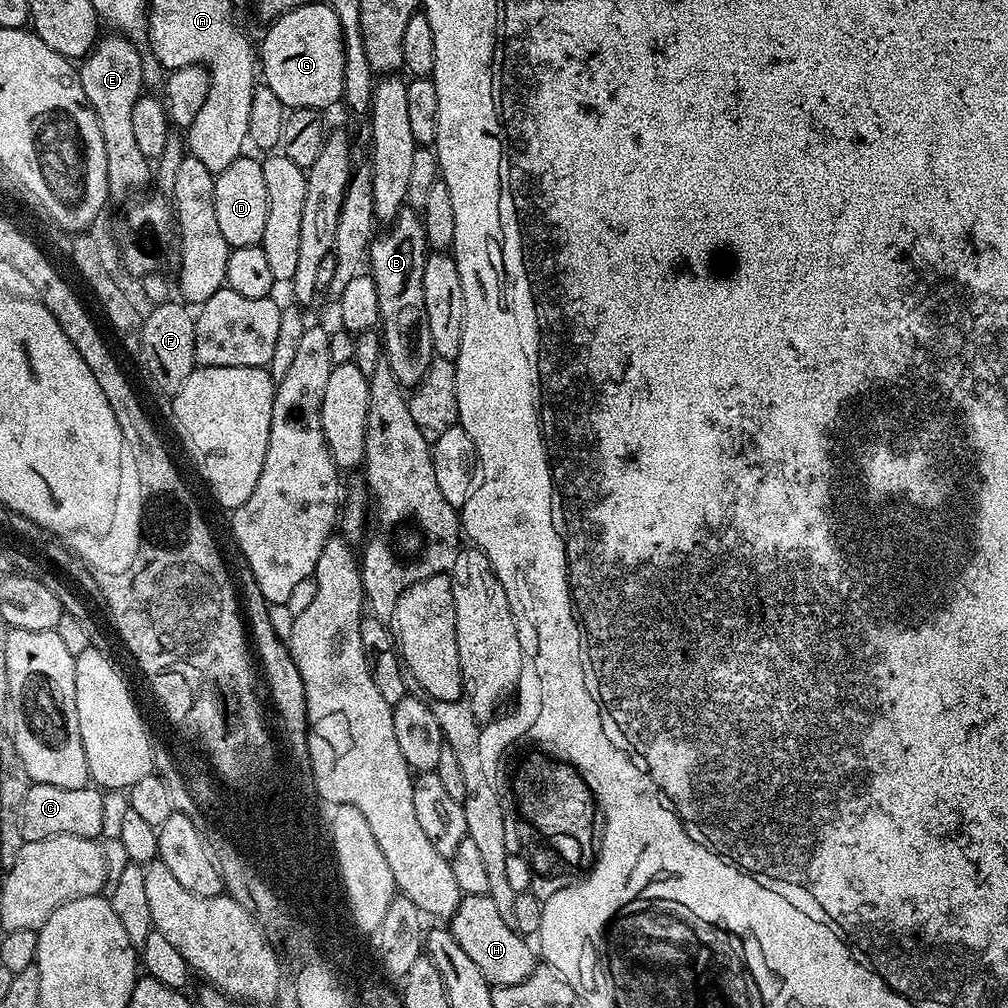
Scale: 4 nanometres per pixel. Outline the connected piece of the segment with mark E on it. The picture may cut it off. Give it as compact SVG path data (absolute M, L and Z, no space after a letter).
M119 34L101 35L92 47L92 51L79 61L78 71L82 90L86 90L88 104L102 126L102 142L106 142L106 170L108 171L108 190L113 197L135 197L144 183L154 176L153 165L142 154L134 135L133 110L134 102L145 91L144 62L135 43L127 36Z

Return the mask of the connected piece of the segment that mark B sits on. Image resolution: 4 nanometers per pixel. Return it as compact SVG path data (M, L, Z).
M407 206L401 208L385 228L388 229L373 239L367 263L370 268L372 264L370 275L378 286L383 355L390 370L394 370L394 378L398 378L405 389L411 390L422 382L434 359L430 322L426 322L426 298L422 298L422 270L430 249L423 219Z

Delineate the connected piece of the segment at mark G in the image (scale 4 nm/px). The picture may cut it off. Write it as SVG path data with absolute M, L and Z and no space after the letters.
M305 2L302 6L298 6L294 10L284 12L277 16L275 20L267 25L268 33L264 36L264 41L259 41L258 44L258 68L262 73L263 83L270 90L274 90L278 102L284 104L285 109L291 110L293 108L319 108L327 110L331 104L339 105L344 95L344 87L342 86L342 78L344 77L344 34L342 26L338 22L338 14L334 14L331 3L324 2L324 4L312 4L312 2Z

